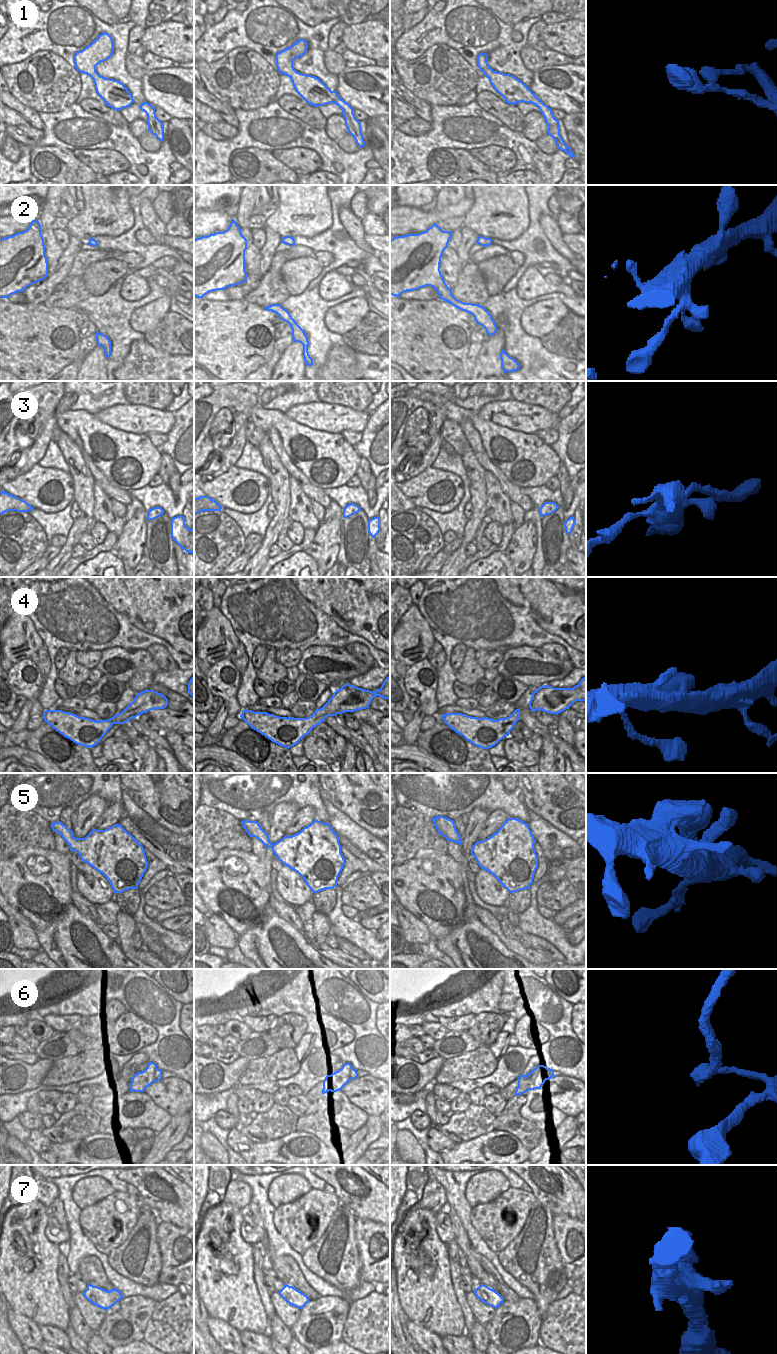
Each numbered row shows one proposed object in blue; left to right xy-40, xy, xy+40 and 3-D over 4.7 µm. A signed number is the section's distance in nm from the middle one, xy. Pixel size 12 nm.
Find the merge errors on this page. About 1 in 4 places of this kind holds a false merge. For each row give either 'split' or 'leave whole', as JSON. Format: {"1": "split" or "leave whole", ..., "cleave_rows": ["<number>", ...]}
{"1": "leave whole", "2": "leave whole", "3": "leave whole", "4": "leave whole", "5": "leave whole", "6": "split", "7": "leave whole", "cleave_rows": ["6"]}

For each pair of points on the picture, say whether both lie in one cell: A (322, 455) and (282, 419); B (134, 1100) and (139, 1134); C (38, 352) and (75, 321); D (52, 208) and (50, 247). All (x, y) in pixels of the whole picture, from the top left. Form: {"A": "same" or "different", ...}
{"A": "same", "B": "different", "C": "same", "D": "same"}

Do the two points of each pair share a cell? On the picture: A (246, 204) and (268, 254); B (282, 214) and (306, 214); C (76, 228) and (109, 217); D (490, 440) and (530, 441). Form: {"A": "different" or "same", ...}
{"A": "different", "B": "same", "C": "same", "D": "same"}

